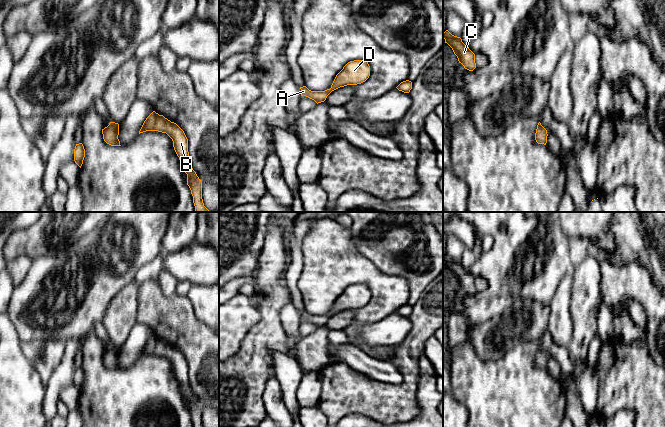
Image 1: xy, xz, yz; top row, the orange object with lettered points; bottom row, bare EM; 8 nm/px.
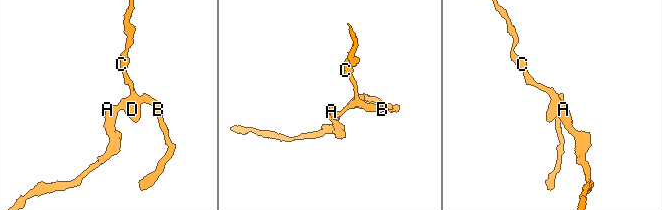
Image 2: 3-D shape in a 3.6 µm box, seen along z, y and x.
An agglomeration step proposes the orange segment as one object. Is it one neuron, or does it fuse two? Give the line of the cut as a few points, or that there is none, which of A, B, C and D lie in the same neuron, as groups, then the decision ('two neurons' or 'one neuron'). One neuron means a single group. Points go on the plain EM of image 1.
no cut | A B C D | one neuron

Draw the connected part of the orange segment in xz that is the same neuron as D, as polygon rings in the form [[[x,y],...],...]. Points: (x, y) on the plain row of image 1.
[[[366,284],[348,286],[336,299],[331,312],[325,315],[311,315],[306,310],[300,311],[301,320],[314,324],[317,328],[324,326],[334,314],[347,309],[357,309],[365,306],[370,300],[370,290]]]

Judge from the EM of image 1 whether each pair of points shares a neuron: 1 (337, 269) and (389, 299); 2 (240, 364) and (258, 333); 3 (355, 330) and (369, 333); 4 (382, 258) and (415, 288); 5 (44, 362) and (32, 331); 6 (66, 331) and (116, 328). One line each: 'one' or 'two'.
1: one
2: one
3: one
4: one
5: two
6: two

